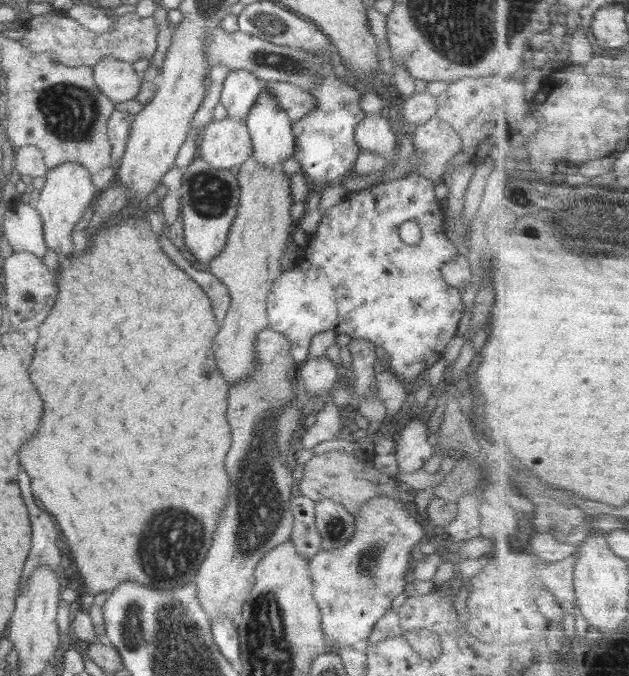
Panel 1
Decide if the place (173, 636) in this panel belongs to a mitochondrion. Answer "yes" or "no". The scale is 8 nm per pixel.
yes

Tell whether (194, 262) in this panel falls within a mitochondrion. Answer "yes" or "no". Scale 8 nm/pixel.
no

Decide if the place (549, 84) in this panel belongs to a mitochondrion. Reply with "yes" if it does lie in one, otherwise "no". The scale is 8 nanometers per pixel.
no

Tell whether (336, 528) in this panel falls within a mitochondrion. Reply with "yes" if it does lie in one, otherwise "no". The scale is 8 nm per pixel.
yes

